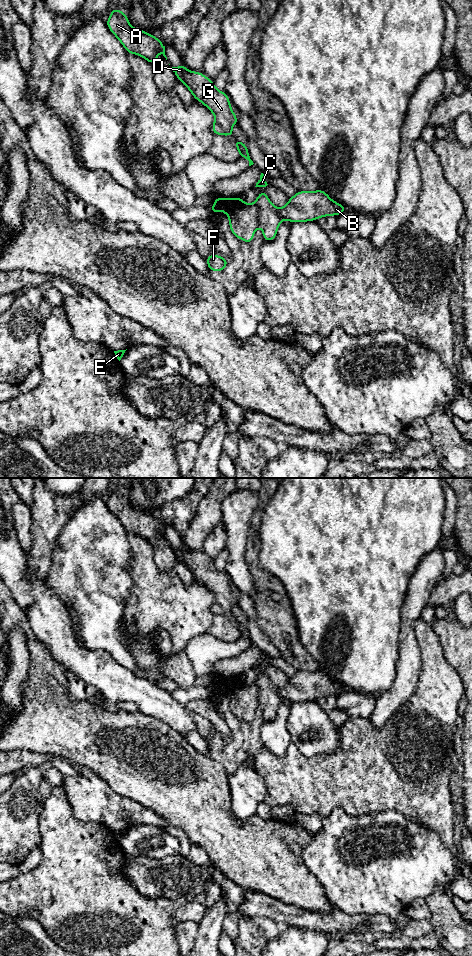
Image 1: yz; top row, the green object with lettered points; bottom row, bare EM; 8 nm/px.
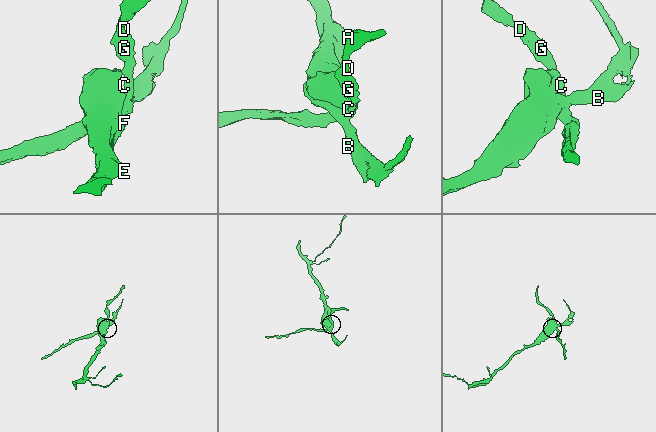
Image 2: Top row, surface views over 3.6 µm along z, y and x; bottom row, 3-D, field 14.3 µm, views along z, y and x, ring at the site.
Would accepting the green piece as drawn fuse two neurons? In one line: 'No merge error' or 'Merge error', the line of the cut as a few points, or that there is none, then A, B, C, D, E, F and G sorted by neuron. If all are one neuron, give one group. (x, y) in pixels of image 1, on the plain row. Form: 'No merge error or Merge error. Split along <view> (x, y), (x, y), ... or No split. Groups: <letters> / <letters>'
Merge error. Split along yz (253, 683), (258, 689), (259, 705). Groups: A C D G / B E F

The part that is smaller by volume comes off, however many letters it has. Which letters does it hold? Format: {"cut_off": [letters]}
{"cut_off": ["A", "C", "D", "G"]}

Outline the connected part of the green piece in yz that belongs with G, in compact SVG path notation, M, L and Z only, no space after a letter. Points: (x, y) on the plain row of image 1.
M183 544L171 548L177 559L190 570L194 579L214 594L212 612L215 615L233 616L232 606L238 604L238 598L232 591L227 573L219 571L213 561L201 552L189 551Z

